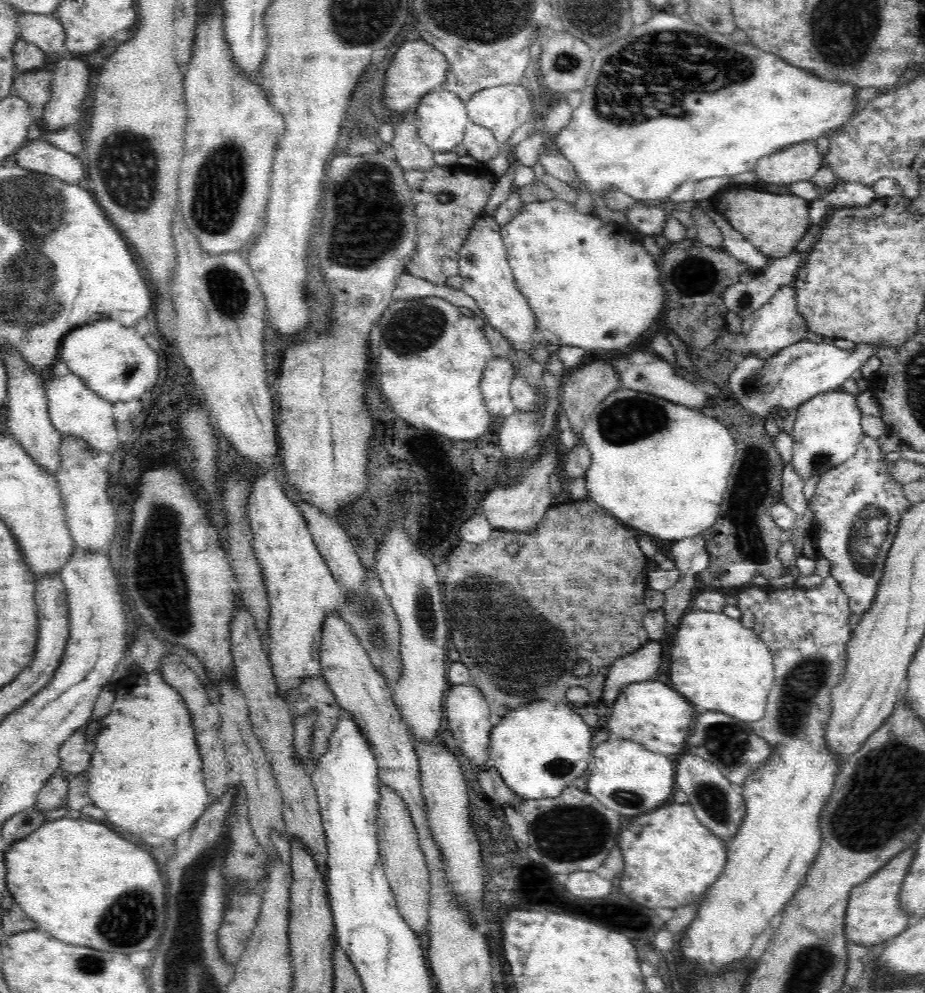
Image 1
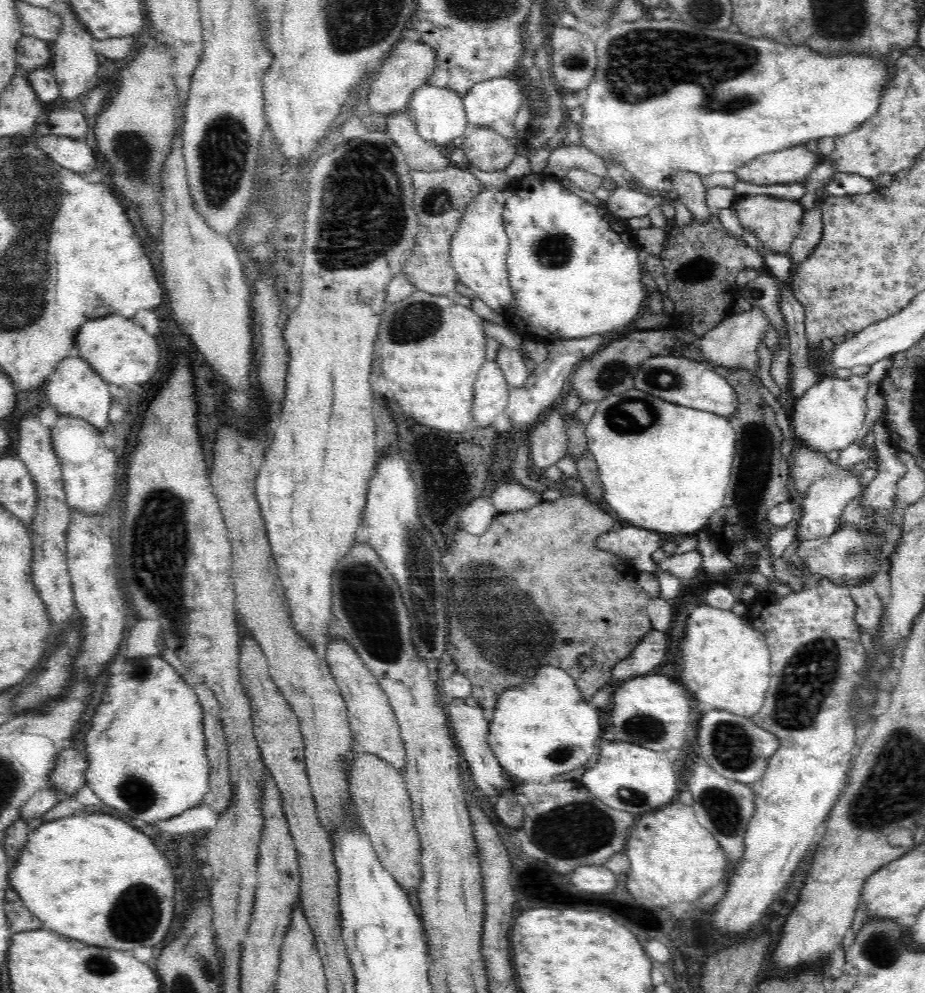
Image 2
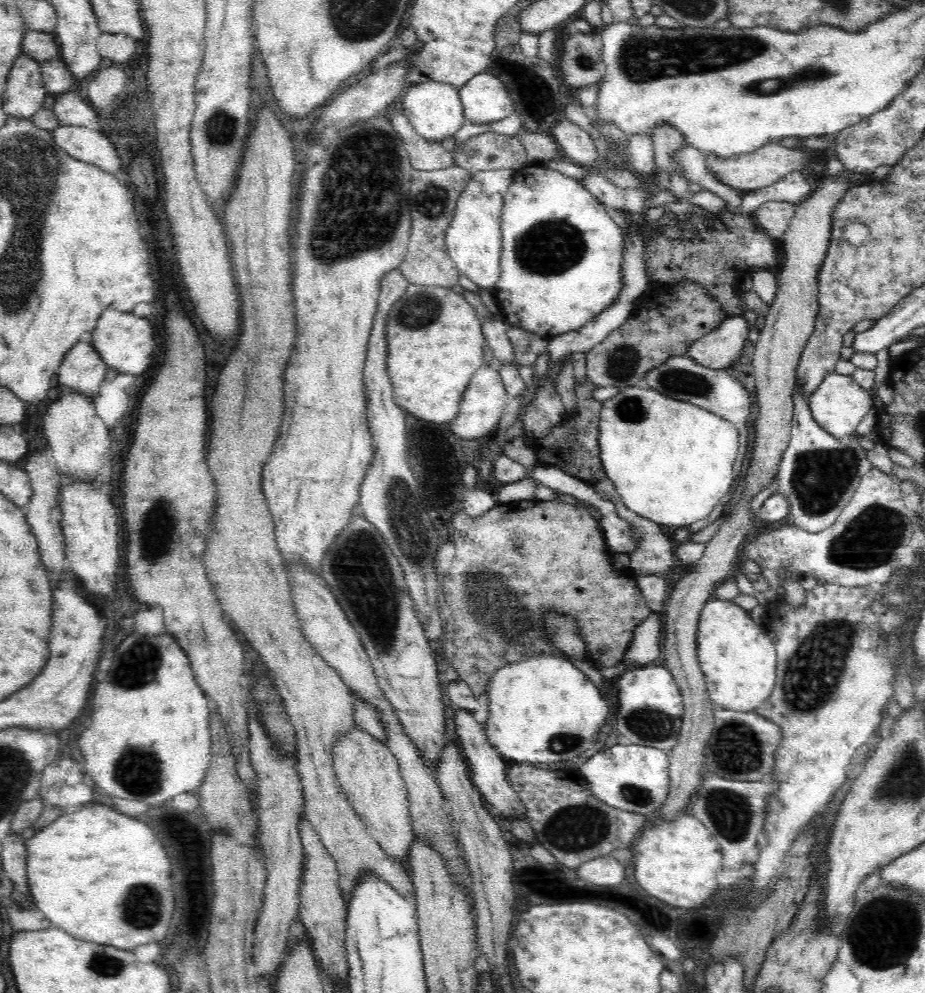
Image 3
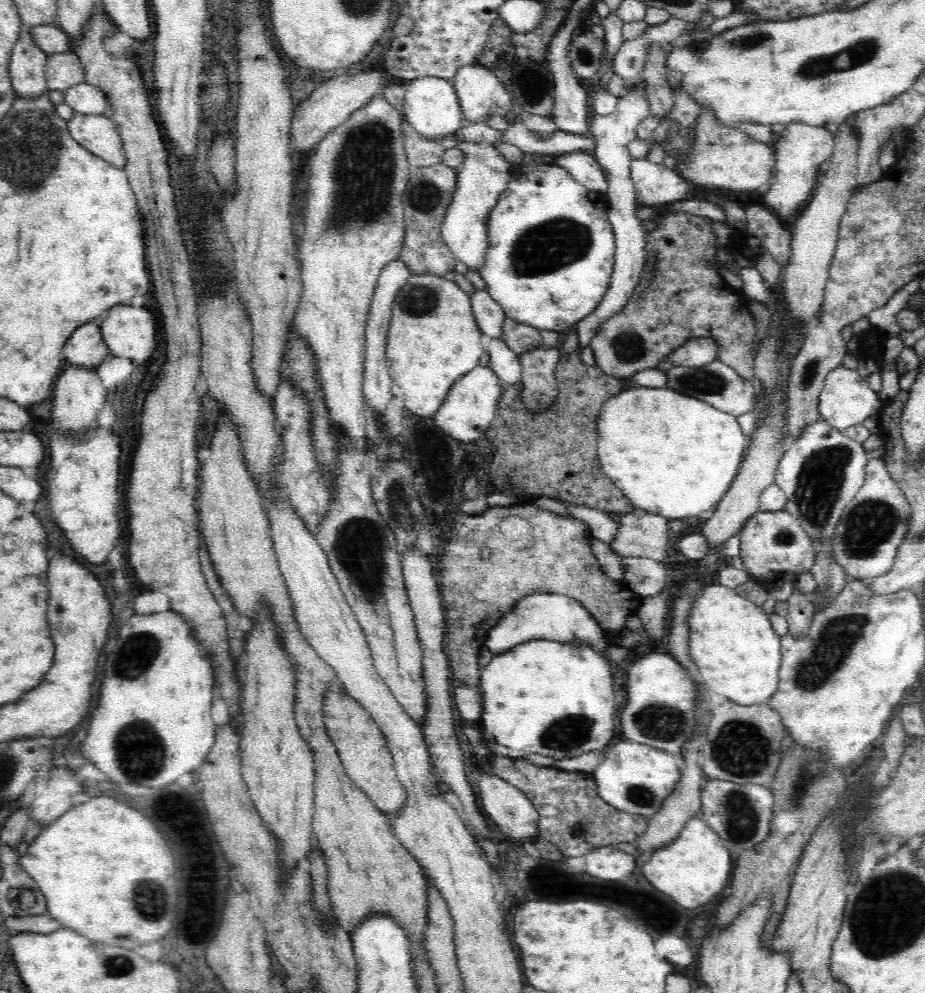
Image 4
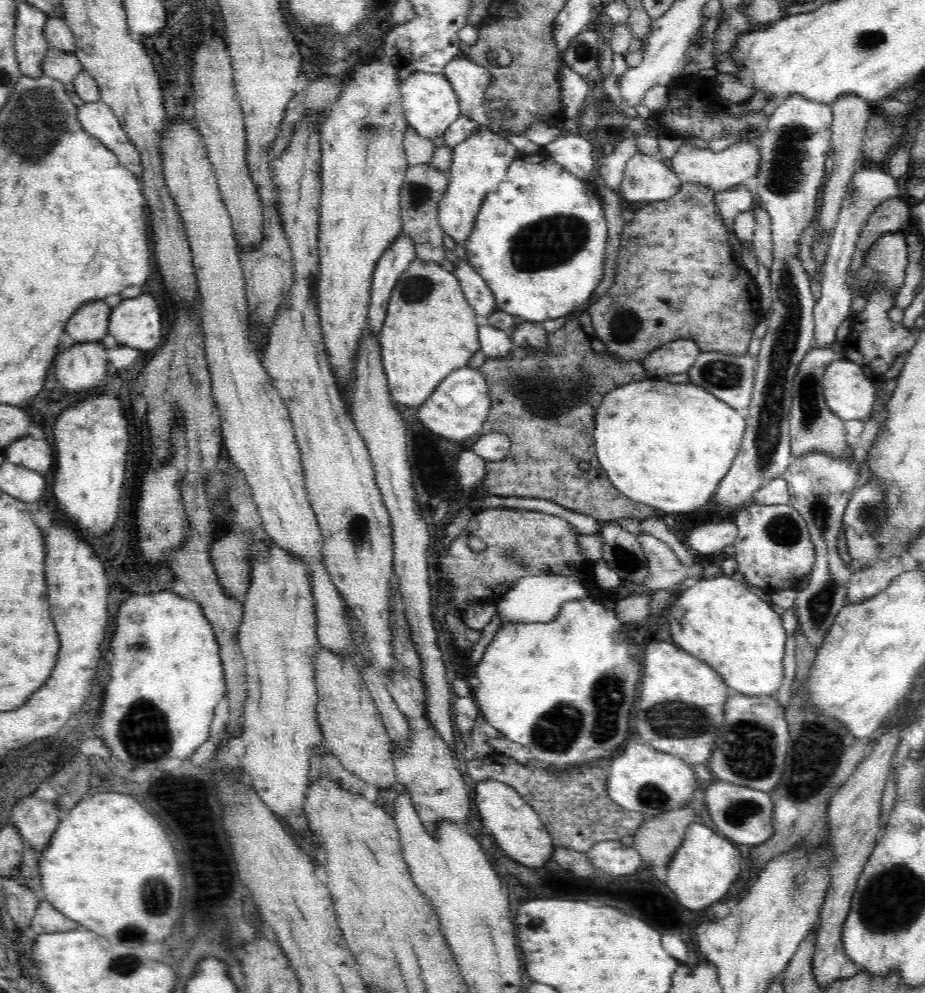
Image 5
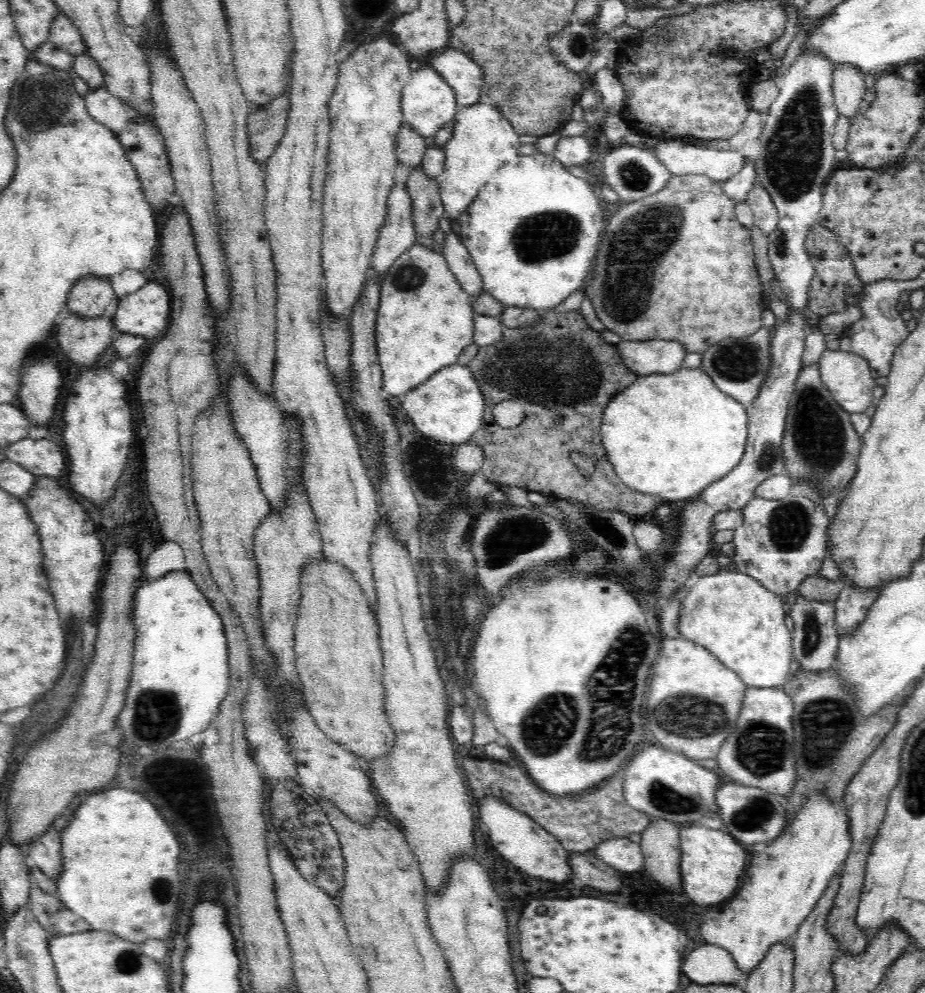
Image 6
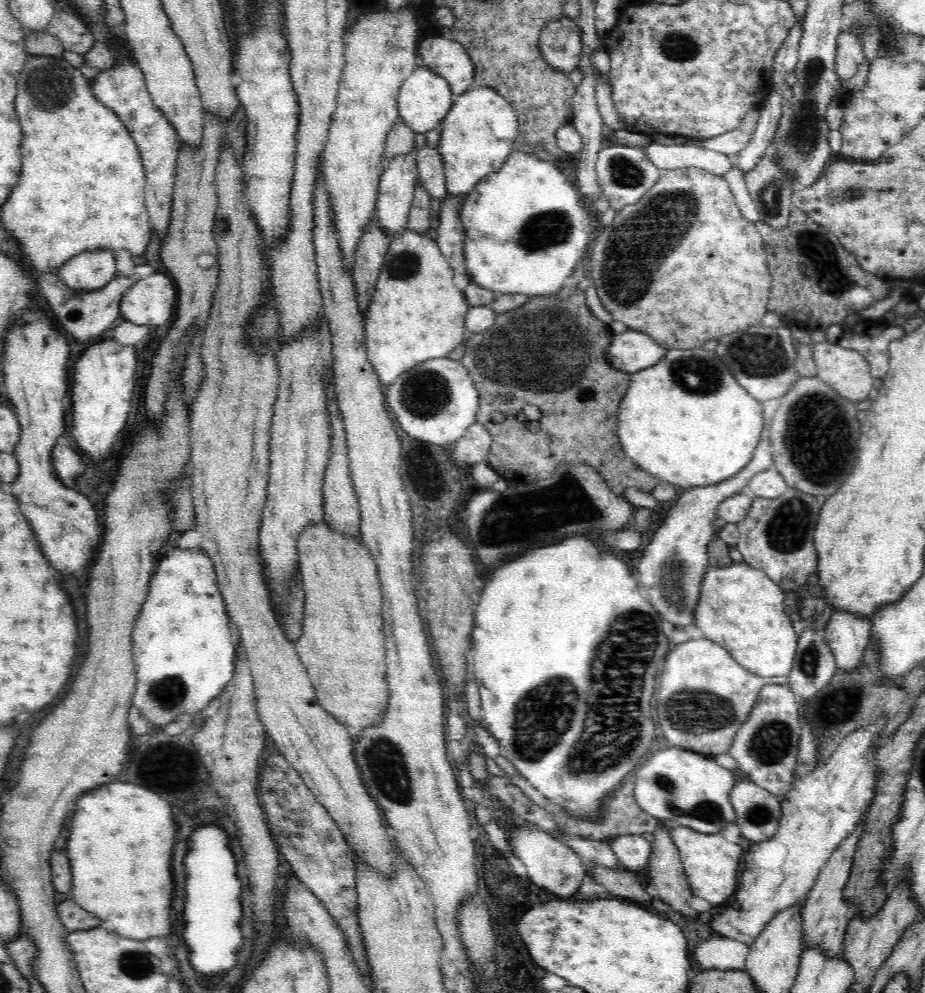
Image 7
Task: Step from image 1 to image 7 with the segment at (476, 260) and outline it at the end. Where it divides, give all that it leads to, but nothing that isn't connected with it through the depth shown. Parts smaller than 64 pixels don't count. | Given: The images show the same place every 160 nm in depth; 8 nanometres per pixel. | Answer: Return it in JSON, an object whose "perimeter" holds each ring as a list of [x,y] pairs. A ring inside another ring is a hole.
{"perimeter":[[[474,85],[466,93],[454,97],[448,114],[444,116],[444,120],[439,125],[442,129],[442,136],[437,148],[445,167],[447,193],[451,196],[458,196],[458,194],[466,196],[485,176],[498,172],[511,153],[517,149],[519,125],[515,108],[510,104],[510,101],[498,95],[494,89]]]}

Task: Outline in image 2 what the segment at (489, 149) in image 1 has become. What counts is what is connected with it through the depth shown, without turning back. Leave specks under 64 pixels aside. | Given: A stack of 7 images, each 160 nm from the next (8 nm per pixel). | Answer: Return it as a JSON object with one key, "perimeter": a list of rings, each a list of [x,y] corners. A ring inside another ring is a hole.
{"perimeter":[[[470,127],[460,147],[469,160],[469,166],[475,166],[486,172],[504,170],[504,168],[519,156],[516,153],[516,147],[512,145],[512,140],[488,127]]]}

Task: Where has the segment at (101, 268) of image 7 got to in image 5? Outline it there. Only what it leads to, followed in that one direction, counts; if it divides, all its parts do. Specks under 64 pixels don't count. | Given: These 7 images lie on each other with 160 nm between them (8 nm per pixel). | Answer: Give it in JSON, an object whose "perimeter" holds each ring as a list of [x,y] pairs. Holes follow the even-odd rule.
{"perimeter":[[[105,300],[82,304],[66,324],[72,342],[101,342],[107,334],[112,309]]]}

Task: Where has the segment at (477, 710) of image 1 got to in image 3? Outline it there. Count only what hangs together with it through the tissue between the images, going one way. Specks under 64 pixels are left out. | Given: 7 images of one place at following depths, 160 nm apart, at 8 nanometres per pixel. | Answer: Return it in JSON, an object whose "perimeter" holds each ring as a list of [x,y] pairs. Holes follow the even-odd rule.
{"perimeter":[[[456,709],[454,724],[456,734],[459,741],[462,742],[463,754],[469,767],[471,782],[479,791],[479,794],[484,797],[484,800],[496,810],[499,814],[504,815],[509,819],[524,819],[525,808],[522,801],[518,799],[518,795],[507,780],[507,769],[509,763],[503,756],[488,742],[485,735],[484,725],[476,721],[474,713],[466,709]]]}

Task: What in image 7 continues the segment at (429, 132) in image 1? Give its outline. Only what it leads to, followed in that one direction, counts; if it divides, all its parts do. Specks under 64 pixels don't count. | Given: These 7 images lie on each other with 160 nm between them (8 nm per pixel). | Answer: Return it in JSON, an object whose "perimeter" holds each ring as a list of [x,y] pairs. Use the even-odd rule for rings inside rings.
{"perimeter":[[[426,66],[417,67],[409,77],[404,80],[397,100],[399,116],[404,124],[408,124],[414,132],[425,133],[438,127],[444,116],[448,114],[454,95],[446,79]]]}

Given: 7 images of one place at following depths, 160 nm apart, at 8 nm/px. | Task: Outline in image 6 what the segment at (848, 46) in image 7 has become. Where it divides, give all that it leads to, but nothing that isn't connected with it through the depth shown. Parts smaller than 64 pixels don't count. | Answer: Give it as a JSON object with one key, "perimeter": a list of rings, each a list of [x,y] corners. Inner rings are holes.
{"perimeter":[[[838,64],[833,70],[833,99],[840,116],[851,120],[858,116],[866,82],[864,75],[851,64]]]}

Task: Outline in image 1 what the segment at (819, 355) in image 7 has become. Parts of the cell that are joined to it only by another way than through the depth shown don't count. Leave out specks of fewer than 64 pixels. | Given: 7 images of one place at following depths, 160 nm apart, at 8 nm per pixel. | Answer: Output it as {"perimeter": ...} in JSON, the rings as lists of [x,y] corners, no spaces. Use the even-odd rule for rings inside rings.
{"perimeter":[[[842,389],[822,392],[812,396],[808,402],[796,410],[796,422],[791,433],[793,459],[791,465],[797,476],[808,482],[810,476],[823,475],[828,470],[844,464],[856,454],[860,436],[863,434],[861,417],[863,413],[857,405],[857,394]]]}

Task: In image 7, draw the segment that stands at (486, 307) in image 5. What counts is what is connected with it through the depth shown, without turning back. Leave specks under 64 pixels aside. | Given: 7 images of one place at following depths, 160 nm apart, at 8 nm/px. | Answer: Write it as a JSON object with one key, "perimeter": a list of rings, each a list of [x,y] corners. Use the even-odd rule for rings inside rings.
{"perimeter":[[[448,194],[441,204],[437,239],[441,253],[446,257],[452,270],[466,276],[466,263],[464,263],[465,230],[459,217],[459,210],[465,196],[451,196]]]}

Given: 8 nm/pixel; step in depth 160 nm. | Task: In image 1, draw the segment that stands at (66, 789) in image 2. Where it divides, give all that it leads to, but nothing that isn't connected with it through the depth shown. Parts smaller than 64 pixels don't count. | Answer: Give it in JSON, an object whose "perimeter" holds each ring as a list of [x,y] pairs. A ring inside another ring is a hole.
{"perimeter":[[[82,730],[76,731],[64,744],[59,752],[61,766],[59,771],[64,776],[85,773],[91,764],[91,754],[86,751],[86,736]]]}

